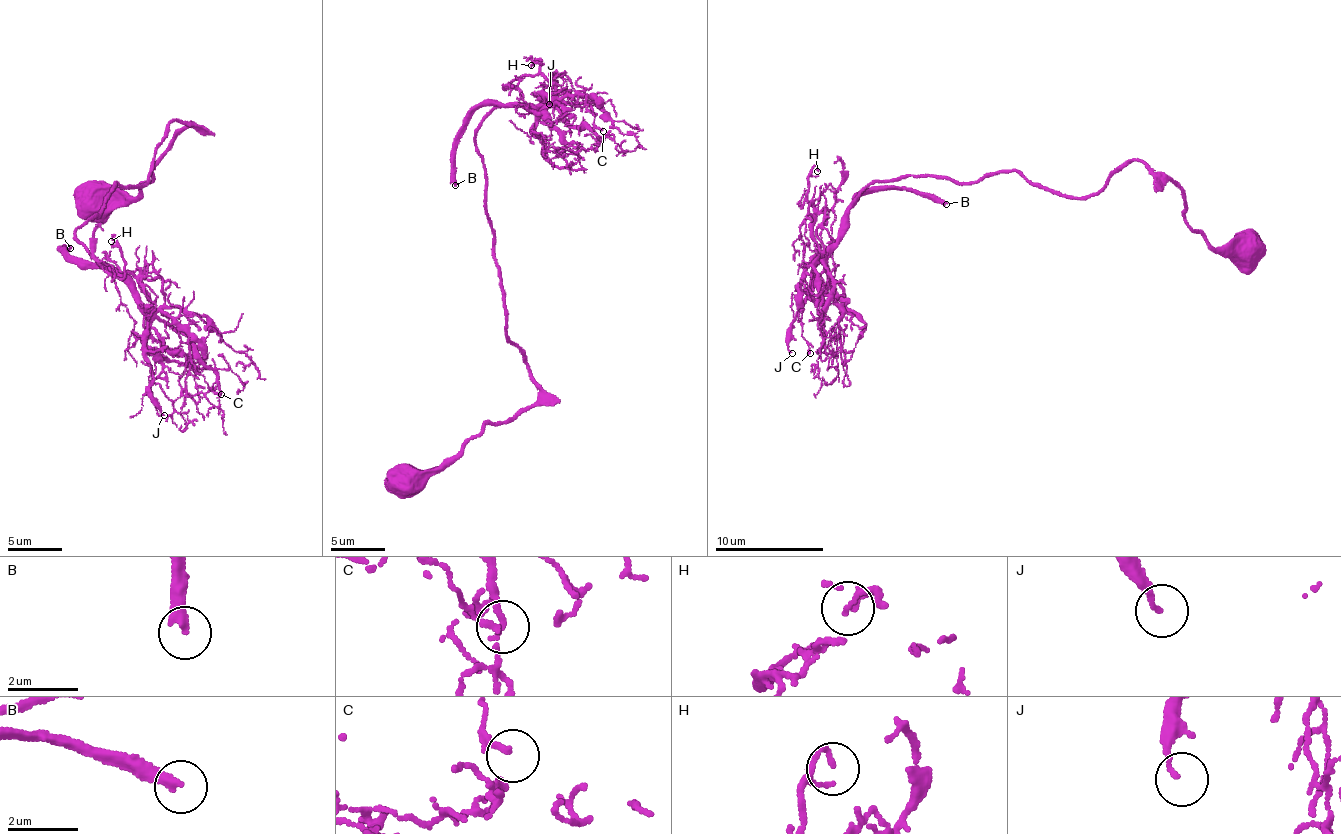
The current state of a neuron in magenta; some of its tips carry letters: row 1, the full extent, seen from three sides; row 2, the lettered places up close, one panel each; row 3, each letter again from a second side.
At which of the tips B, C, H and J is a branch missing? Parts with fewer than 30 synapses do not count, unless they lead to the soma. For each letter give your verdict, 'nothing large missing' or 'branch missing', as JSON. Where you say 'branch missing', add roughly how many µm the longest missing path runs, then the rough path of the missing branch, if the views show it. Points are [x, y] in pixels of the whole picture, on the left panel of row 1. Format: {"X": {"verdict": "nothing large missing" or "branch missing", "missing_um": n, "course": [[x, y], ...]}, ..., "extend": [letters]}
{"B": {"verdict": "branch missing", "missing_um": 60, "course": [[70, 248], [61, 263], [121, 234], [153, 271], [158, 344], [147, 372], [193, 425], [203, 493]]}, "C": {"verdict": "nothing large missing"}, "H": {"verdict": "nothing large missing"}, "J": {"verdict": "nothing large missing"}, "extend": ["B"]}

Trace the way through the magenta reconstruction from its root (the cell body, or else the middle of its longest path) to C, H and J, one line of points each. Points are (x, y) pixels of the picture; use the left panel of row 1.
C: (92, 200), (125, 204), (191, 121), (170, 123), (144, 186), (116, 182), (73, 233), (171, 315), (221, 394)
H: (92, 200), (125, 204), (191, 121), (170, 123), (144, 186), (116, 182), (73, 233), (148, 308), (111, 241)
J: (92, 200), (125, 204), (191, 121), (170, 123), (144, 186), (116, 182), (73, 233), (147, 319), (164, 415)

